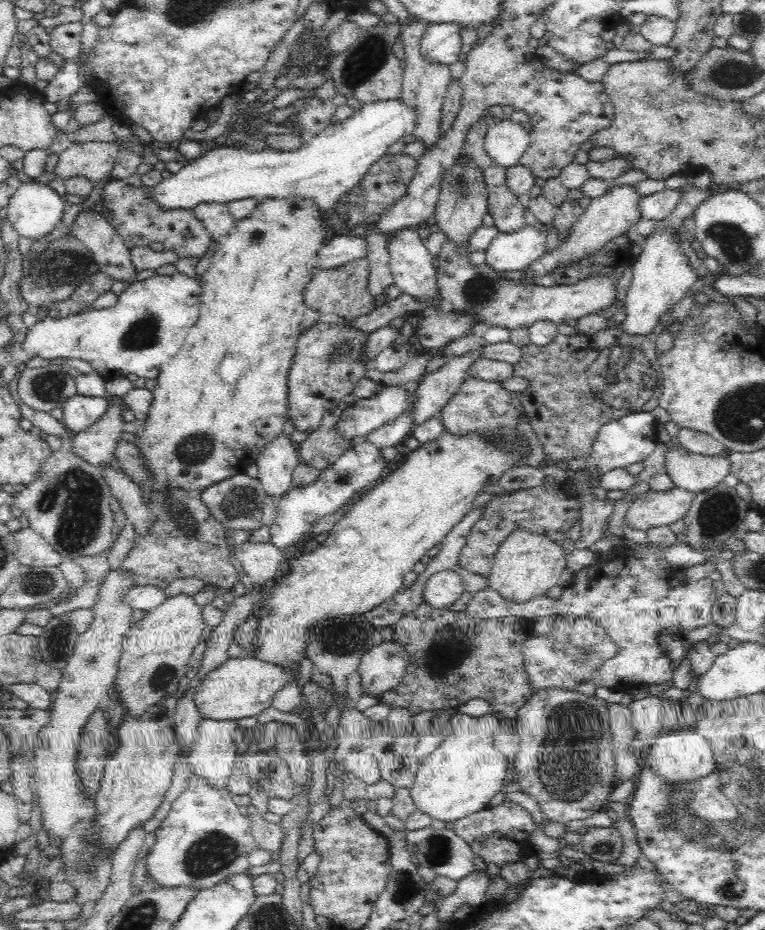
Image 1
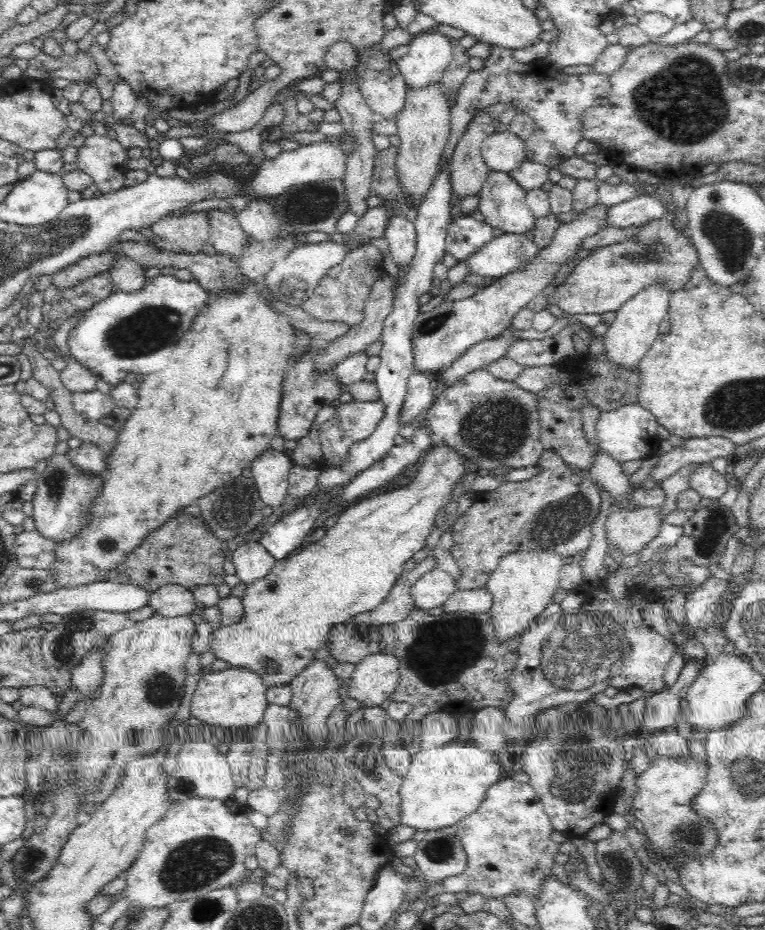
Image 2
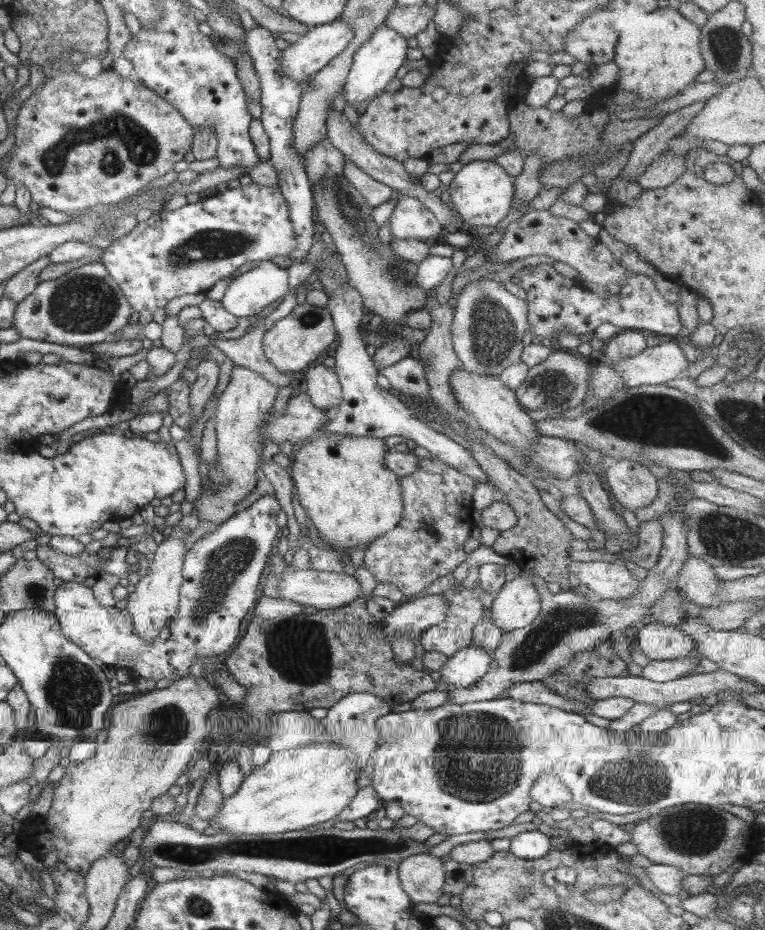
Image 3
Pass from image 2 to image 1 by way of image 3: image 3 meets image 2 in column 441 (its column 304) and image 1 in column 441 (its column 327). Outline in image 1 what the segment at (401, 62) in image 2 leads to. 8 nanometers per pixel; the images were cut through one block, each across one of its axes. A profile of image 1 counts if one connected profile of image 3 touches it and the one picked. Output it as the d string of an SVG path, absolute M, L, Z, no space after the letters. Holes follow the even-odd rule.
M431 23L428 26L420 51L428 61L438 61L444 65L459 61L458 55L462 52L462 23Z

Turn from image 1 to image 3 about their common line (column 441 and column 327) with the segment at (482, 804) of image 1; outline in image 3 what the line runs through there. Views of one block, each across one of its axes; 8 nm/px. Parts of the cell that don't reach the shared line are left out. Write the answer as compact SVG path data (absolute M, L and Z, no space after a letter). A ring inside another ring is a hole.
M313 742L297 748L271 751L263 766L253 766L235 793L223 798L217 815L208 822L205 832L257 836L301 830L331 820L359 790L357 777L361 772L354 768L352 760L352 754L335 742Z

